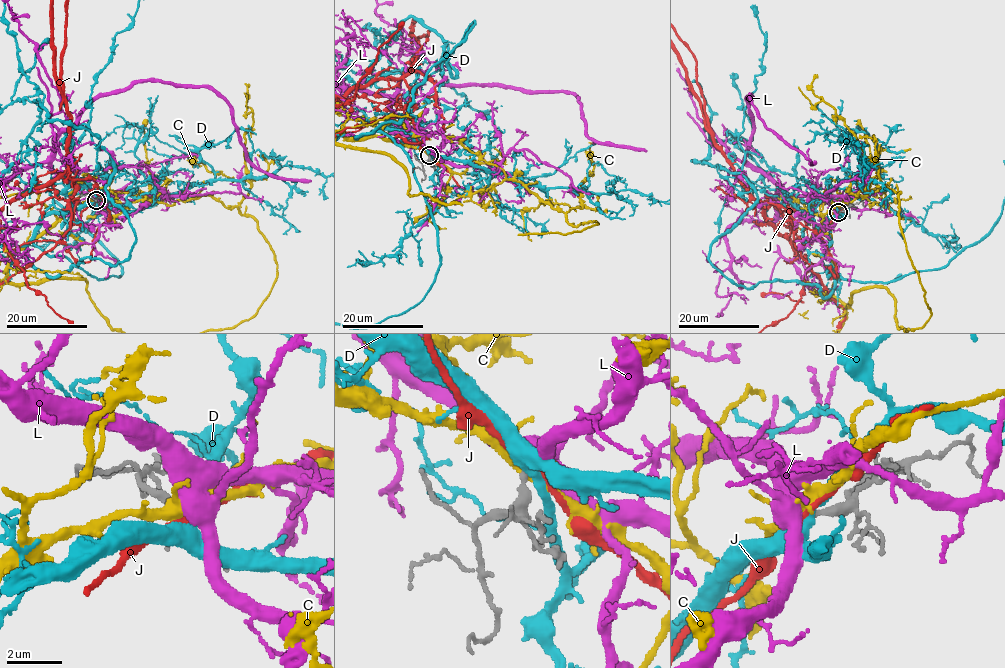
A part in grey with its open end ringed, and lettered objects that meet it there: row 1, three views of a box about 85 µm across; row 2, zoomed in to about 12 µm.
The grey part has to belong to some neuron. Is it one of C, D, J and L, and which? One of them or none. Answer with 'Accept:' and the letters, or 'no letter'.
Accept: L

